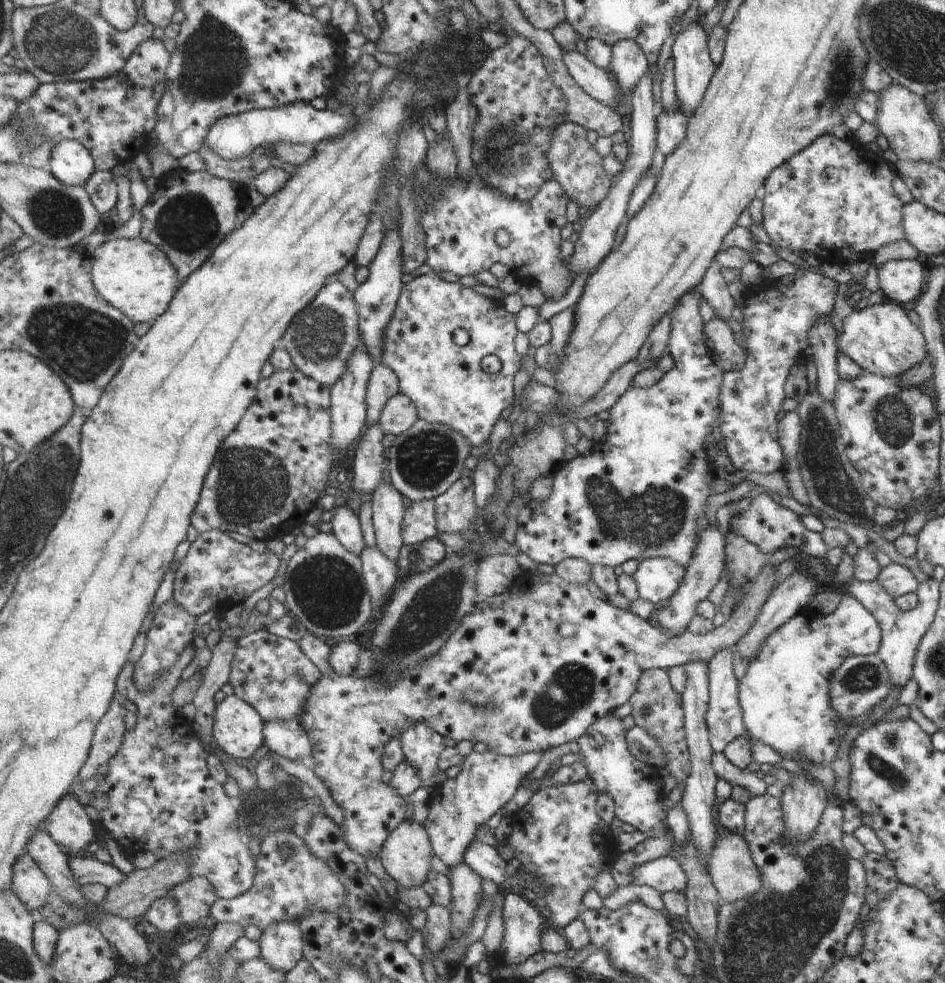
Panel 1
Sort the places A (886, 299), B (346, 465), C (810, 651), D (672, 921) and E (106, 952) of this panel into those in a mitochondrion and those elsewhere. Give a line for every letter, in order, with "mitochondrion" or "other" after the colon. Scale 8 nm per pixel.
A: other
B: other
C: other
D: other
E: other

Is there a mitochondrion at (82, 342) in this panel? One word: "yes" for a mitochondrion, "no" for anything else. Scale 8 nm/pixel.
yes

